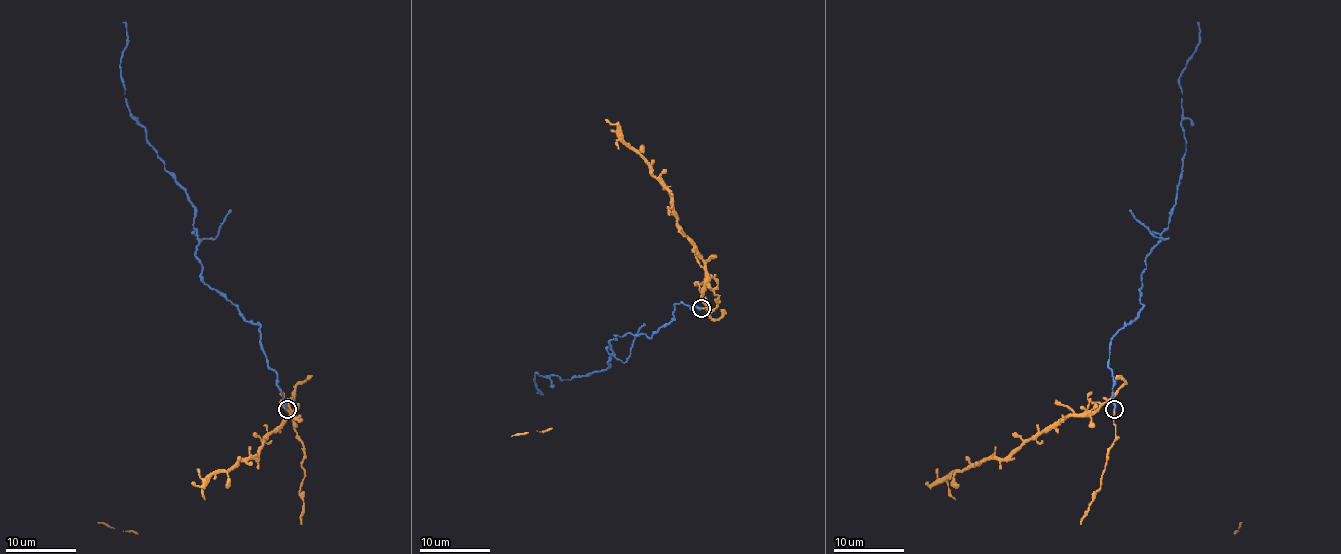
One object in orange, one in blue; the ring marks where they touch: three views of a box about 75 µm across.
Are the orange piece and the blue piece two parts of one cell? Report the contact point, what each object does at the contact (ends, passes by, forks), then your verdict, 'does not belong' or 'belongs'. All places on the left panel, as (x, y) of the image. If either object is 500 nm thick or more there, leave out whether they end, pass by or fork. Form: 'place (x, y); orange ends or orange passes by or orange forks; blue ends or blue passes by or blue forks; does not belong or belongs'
place (287, 409); orange passes by; blue ends; belongs

